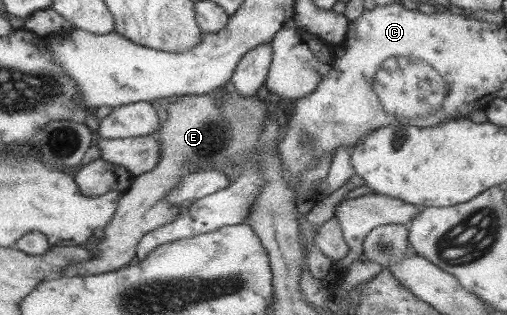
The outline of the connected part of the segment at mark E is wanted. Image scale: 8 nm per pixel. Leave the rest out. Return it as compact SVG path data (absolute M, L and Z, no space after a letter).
M214 93L205 95L184 95L179 97L168 108L168 116L162 122L162 126L152 136L158 139L162 149L158 166L142 176L133 176L131 186L121 195L118 206L111 221L106 225L104 238L98 242L98 254L91 255L91 259L76 264L71 264L61 272L64 277L76 276L76 274L105 273L118 270L135 260L137 247L145 234L168 224L180 214L179 205L168 202L165 198L169 192L178 187L180 179L190 174L186 168L182 168L185 162L192 167L204 167L213 169L214 156L224 148L230 126L233 125L222 117L218 106L221 100Z

